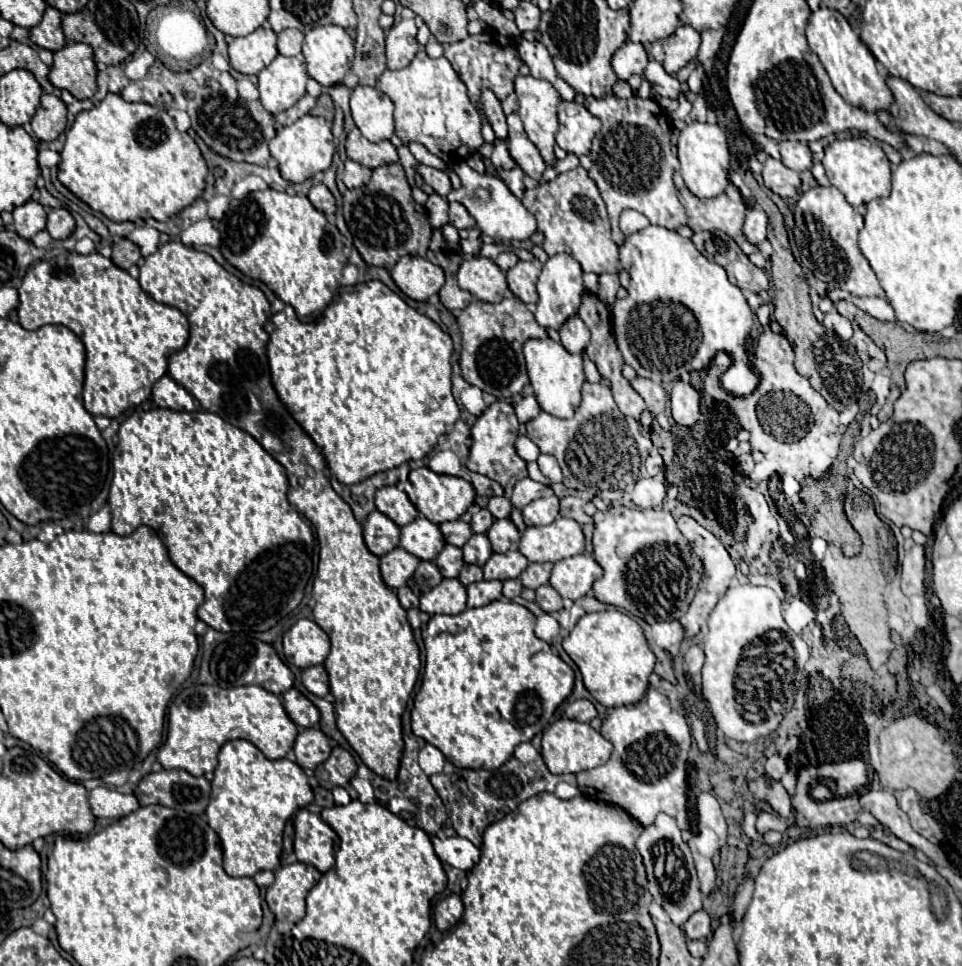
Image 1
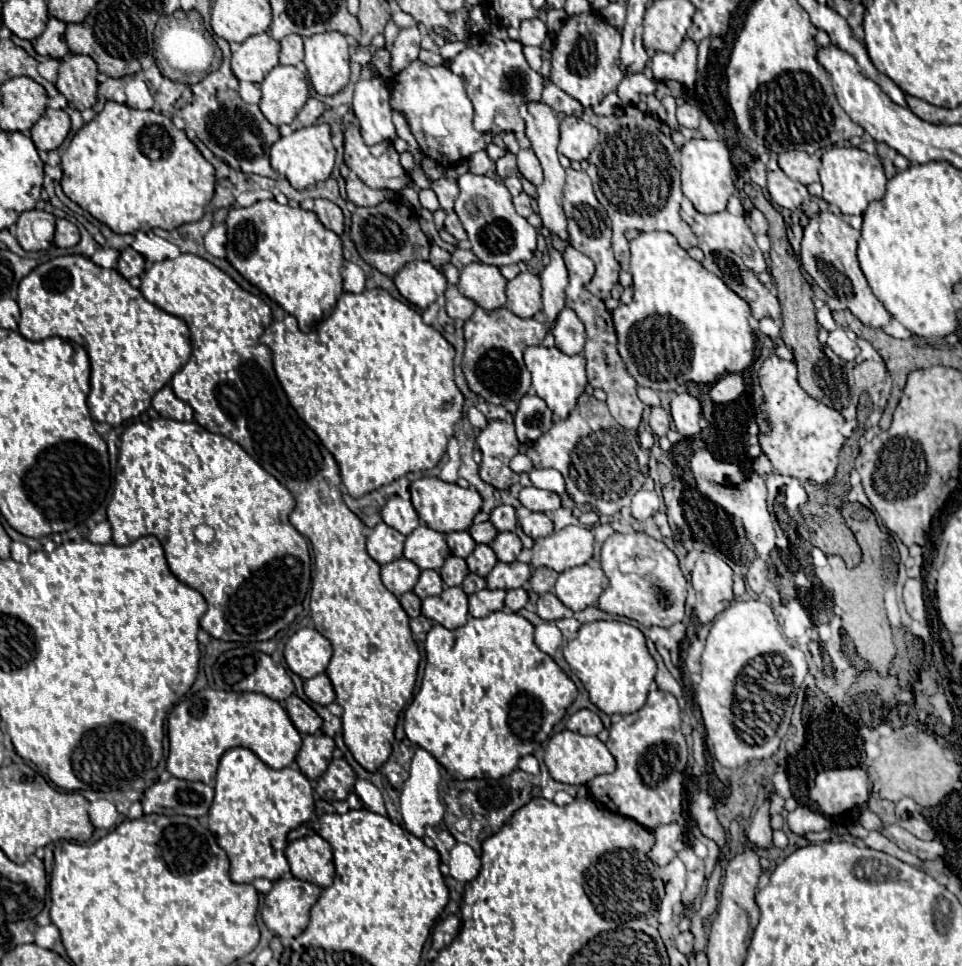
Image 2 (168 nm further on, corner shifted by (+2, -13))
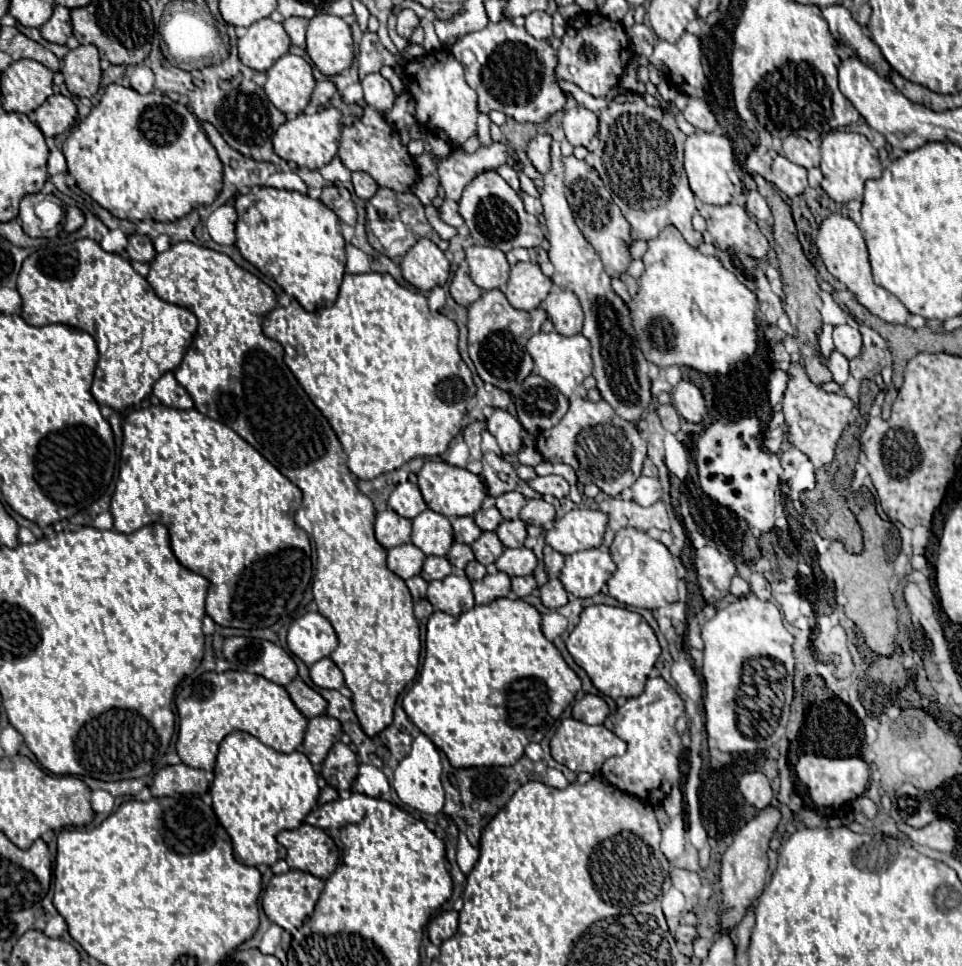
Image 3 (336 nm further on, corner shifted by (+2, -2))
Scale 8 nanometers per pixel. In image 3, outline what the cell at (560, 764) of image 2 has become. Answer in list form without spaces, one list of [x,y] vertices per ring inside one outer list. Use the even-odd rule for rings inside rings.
[[[573,717],[563,719],[561,727],[557,729],[557,733],[551,739],[551,755],[553,755],[553,759],[557,763],[569,767],[575,773],[581,773],[581,771],[597,773],[597,771],[601,771],[601,765],[609,757],[623,755],[625,747],[627,745],[617,735],[613,735],[609,729],[605,729],[605,725],[587,725],[587,723],[581,723],[577,719],[573,719]]]

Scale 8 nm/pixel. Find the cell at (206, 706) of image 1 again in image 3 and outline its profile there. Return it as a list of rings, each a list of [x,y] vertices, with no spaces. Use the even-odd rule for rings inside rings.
[[[209,671],[201,675],[193,685],[187,685],[175,697],[175,707],[179,715],[179,735],[177,735],[177,755],[189,767],[213,771],[217,747],[225,735],[239,729],[251,733],[267,747],[279,753],[293,753],[299,749],[307,719],[289,699],[289,693],[261,675],[241,673],[241,671]]]

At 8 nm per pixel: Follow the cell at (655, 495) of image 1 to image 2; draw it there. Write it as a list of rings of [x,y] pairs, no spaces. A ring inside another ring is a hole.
[[[639,490],[633,496],[633,504],[631,504],[633,518],[647,520],[649,516],[653,516],[659,510],[661,510],[661,498],[655,490]]]

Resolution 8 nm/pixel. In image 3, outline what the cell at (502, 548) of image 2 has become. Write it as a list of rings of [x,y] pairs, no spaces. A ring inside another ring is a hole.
[[[513,519],[513,521],[503,521],[499,527],[497,527],[497,537],[499,541],[505,545],[505,547],[521,547],[525,537],[527,537],[527,531],[525,531],[525,523],[521,519]]]

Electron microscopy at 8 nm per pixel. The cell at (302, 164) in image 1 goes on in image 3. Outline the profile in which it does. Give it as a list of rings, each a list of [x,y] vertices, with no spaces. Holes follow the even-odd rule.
[[[333,107],[329,109],[321,109],[313,115],[297,115],[295,119],[291,121],[285,121],[273,135],[273,149],[275,153],[285,159],[285,161],[293,161],[297,163],[297,167],[305,167],[305,169],[321,169],[323,165],[327,165],[337,149],[339,149],[339,139],[341,139],[341,133],[339,133],[339,119],[341,119],[341,113]]]

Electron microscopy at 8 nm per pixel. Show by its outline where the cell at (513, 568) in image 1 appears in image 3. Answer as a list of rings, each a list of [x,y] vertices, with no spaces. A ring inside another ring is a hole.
[[[527,547],[505,549],[503,555],[495,561],[497,571],[507,573],[509,577],[515,577],[515,575],[531,575],[533,569],[535,569],[535,565],[537,565],[537,557]]]

